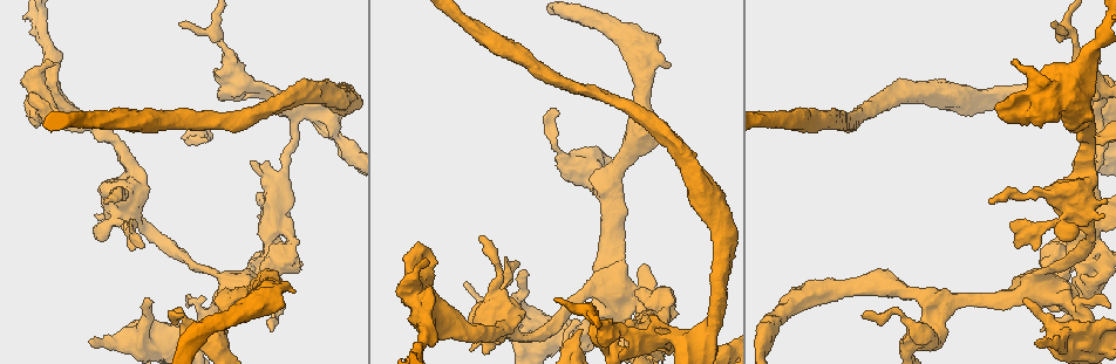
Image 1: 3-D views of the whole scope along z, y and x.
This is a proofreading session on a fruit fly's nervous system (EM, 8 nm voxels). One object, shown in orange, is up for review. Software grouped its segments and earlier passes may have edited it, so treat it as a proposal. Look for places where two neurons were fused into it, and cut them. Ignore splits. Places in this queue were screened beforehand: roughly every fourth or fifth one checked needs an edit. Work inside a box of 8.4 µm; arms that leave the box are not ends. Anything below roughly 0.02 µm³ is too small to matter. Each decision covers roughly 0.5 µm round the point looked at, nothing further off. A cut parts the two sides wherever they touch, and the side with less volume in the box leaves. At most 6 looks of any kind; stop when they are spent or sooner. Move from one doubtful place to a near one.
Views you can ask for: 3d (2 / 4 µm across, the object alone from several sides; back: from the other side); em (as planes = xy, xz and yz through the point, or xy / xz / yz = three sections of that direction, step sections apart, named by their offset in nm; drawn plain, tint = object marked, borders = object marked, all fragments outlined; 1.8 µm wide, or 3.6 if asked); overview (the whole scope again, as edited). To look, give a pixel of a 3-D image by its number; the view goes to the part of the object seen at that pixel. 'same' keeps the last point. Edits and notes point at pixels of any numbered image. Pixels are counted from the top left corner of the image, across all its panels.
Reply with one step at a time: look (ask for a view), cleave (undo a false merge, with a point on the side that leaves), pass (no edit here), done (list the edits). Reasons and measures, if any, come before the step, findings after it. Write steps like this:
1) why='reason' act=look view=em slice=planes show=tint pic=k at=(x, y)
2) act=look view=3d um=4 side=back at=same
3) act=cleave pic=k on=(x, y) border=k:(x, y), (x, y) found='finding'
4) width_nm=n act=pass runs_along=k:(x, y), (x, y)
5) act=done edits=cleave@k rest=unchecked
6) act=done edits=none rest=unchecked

why='calibre changes' act=look view=em um=3.6 slice=yz step=8 show=tint pic=1 at=(267, 205)

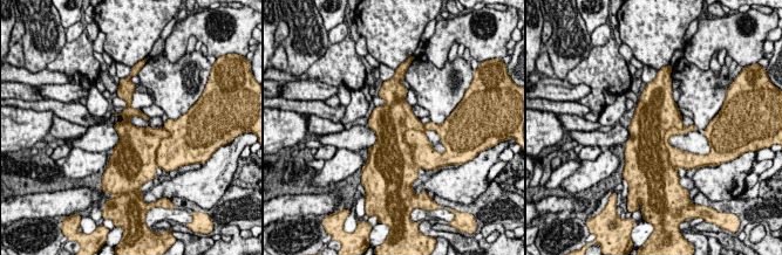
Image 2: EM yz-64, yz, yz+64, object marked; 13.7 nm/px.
act=look view=em um=3.6 slice=planes show=tint at=same

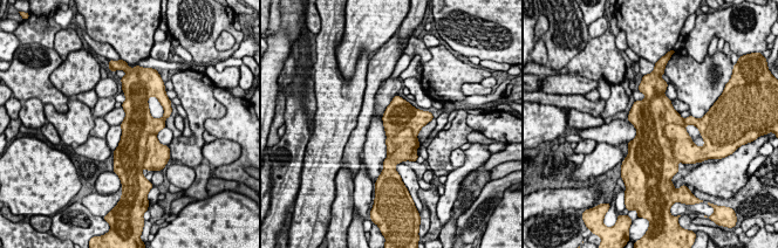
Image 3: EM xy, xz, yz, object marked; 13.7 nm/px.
act=cleave pic=3 on=(650, 143) border=3:(684, 119), (664, 126), (675, 158) found='a second neuron is stuck on'

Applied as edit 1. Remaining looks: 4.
why='touches itself' act=look view=em slice=planes show=tint pic=1 at=(934, 340)

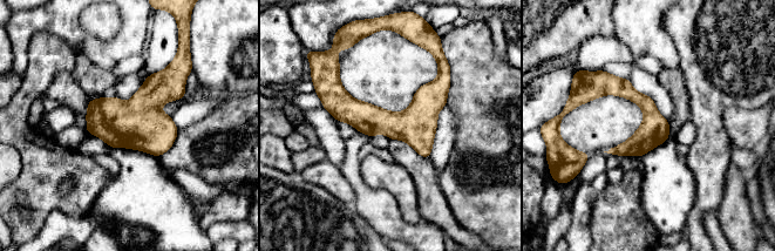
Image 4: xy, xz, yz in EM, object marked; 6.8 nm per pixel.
width_nm=200 act=pass found='continuous, no second neuron'

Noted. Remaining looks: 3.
why='abrupt turn' act=look view=em slice=yz step=4 show=tint pic=1 at=(588, 336)

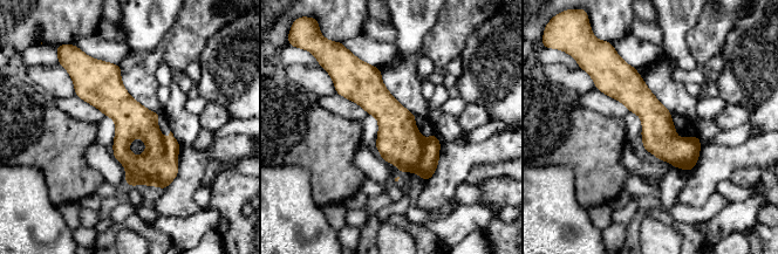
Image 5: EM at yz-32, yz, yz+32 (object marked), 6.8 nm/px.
width_nm=240 act=pass found='one neuron here'

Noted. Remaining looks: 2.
act=done edits=cleave@3 rest=unchecked

